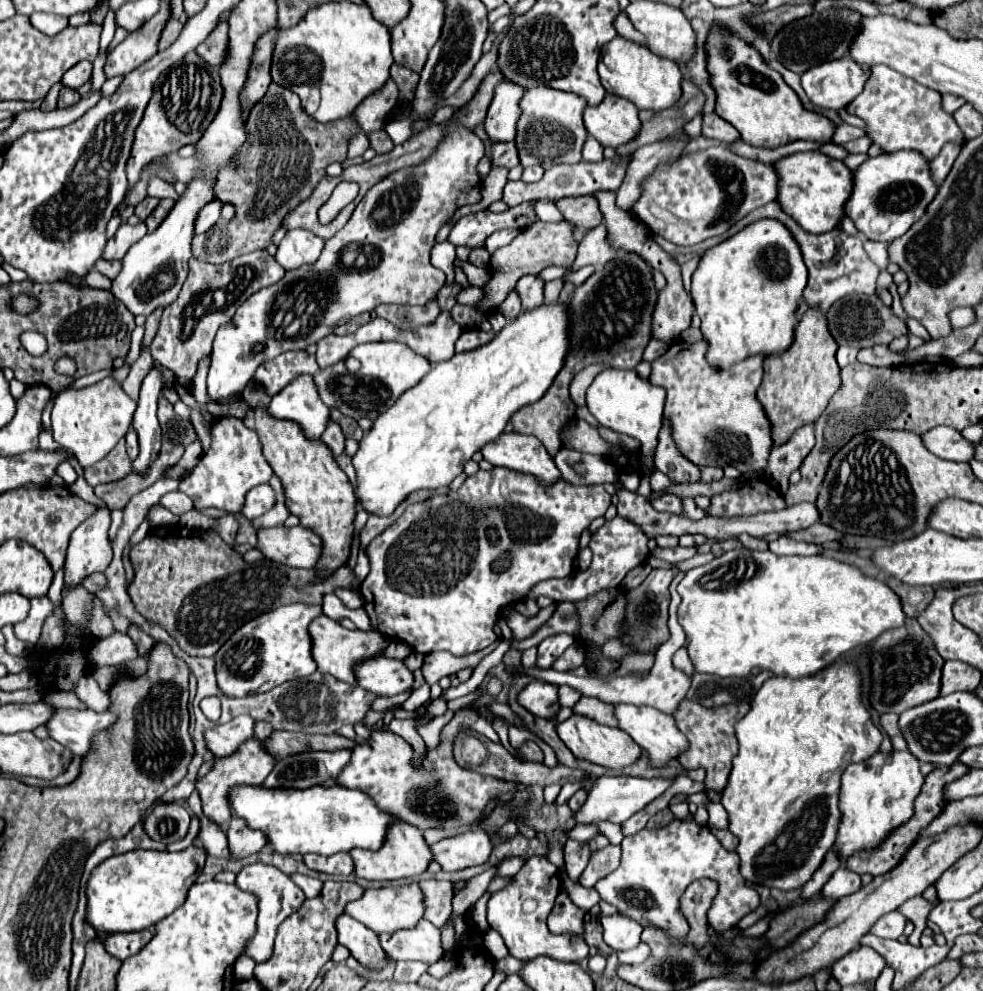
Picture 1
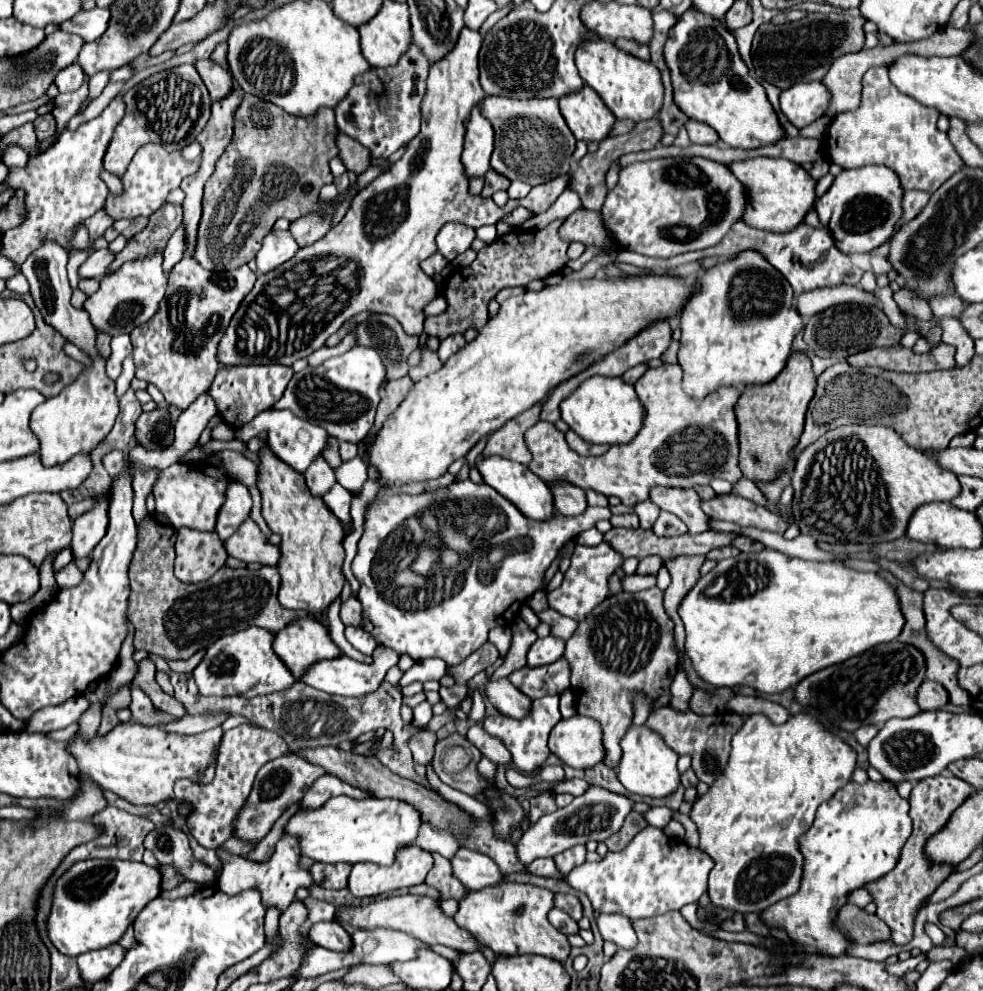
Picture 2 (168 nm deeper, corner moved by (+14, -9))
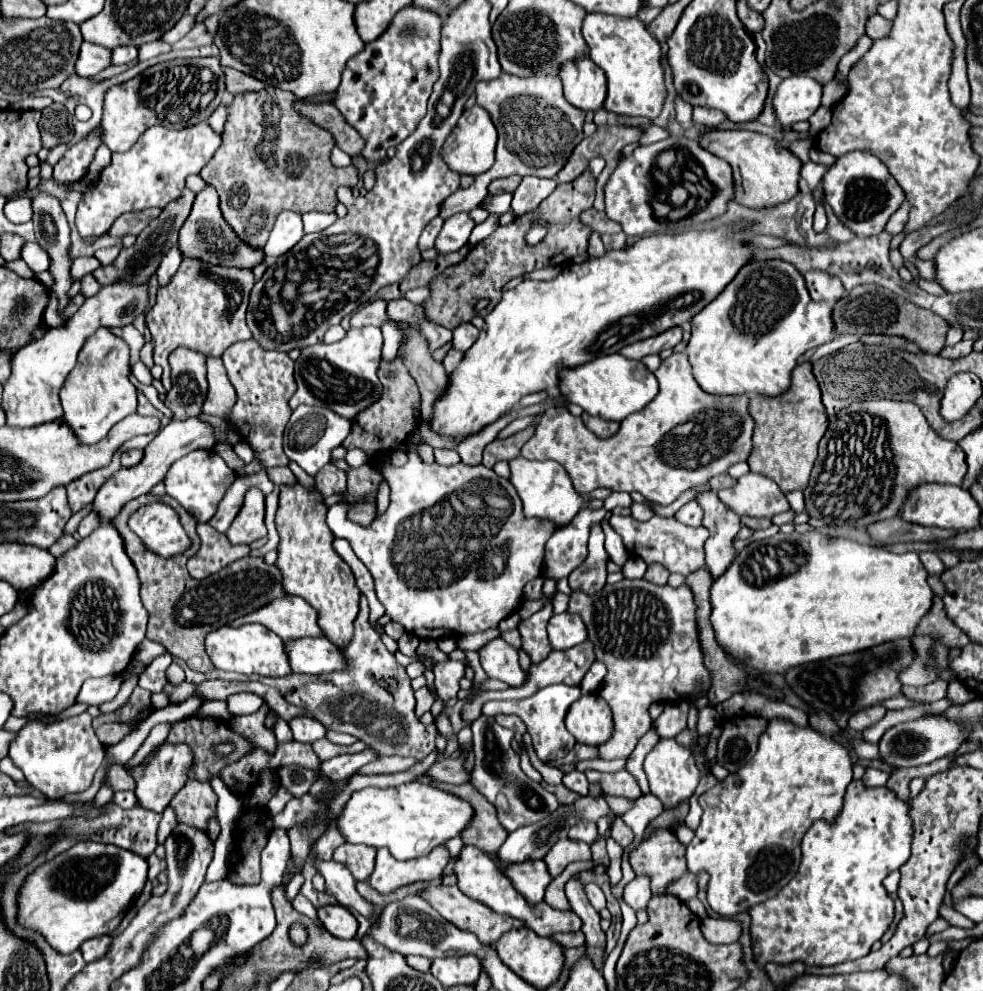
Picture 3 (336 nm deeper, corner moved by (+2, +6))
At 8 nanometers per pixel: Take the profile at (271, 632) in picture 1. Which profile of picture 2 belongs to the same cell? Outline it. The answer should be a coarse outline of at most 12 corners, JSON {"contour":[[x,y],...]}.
{"contour":[[262,627],[218,639],[192,671],[202,695],[256,697],[296,679]]}

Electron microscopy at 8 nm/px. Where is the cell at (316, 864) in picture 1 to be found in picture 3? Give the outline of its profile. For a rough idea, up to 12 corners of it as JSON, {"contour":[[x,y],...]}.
{"contour":[[342,844],[334,860],[344,864],[356,880],[368,880],[376,850]]}

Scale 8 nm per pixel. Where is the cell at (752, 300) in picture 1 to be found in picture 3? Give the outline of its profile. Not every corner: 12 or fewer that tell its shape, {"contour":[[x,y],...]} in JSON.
{"contour":[[752,260],[692,318],[710,394],[782,394],[832,306]]}

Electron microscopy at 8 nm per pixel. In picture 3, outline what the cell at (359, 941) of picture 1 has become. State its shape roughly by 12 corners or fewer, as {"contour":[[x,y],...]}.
{"contour":[[322,906],[318,918],[332,936],[356,938],[358,920],[346,906]]}

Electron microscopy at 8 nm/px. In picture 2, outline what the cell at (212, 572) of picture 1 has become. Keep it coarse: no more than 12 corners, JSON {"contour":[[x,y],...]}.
{"contour":[[148,513],[130,561],[134,647],[190,659],[244,627],[308,615],[276,567],[174,577],[176,529]]}

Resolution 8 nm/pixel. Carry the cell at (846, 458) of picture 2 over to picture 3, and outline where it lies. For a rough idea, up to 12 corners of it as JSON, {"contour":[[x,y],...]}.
{"contour":[[914,402],[830,420],[804,488],[826,524],[900,516],[962,484],[964,450]]}

